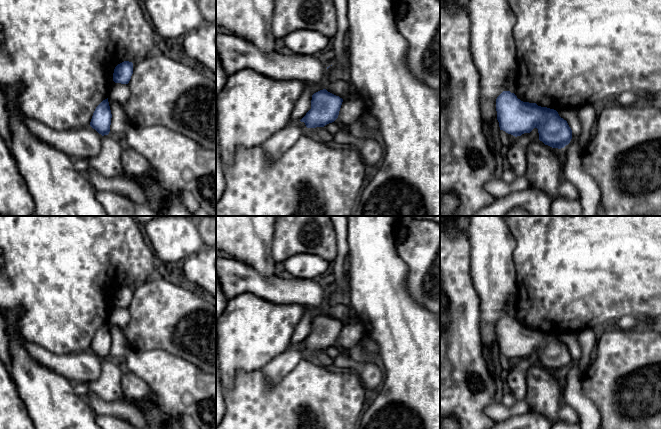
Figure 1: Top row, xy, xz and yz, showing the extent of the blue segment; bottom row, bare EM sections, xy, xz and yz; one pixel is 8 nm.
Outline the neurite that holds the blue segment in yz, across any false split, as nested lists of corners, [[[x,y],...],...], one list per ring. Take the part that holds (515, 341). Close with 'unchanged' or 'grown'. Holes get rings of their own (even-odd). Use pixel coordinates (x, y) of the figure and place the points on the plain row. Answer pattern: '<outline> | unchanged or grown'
[[[503,315],[496,323],[500,354],[515,361],[538,353],[539,364],[552,372],[564,372],[572,363],[566,344],[554,333],[523,326],[510,315]]] | unchanged

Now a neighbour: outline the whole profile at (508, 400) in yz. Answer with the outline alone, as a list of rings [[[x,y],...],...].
[[[509,392],[508,394],[504,395],[501,401],[501,404],[503,404],[507,408],[511,408],[516,402],[516,398],[514,395]]]

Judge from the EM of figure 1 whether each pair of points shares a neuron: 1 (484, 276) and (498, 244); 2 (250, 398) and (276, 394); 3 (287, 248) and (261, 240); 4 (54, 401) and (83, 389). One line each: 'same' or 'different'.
1: same
2: same
3: different
4: different

